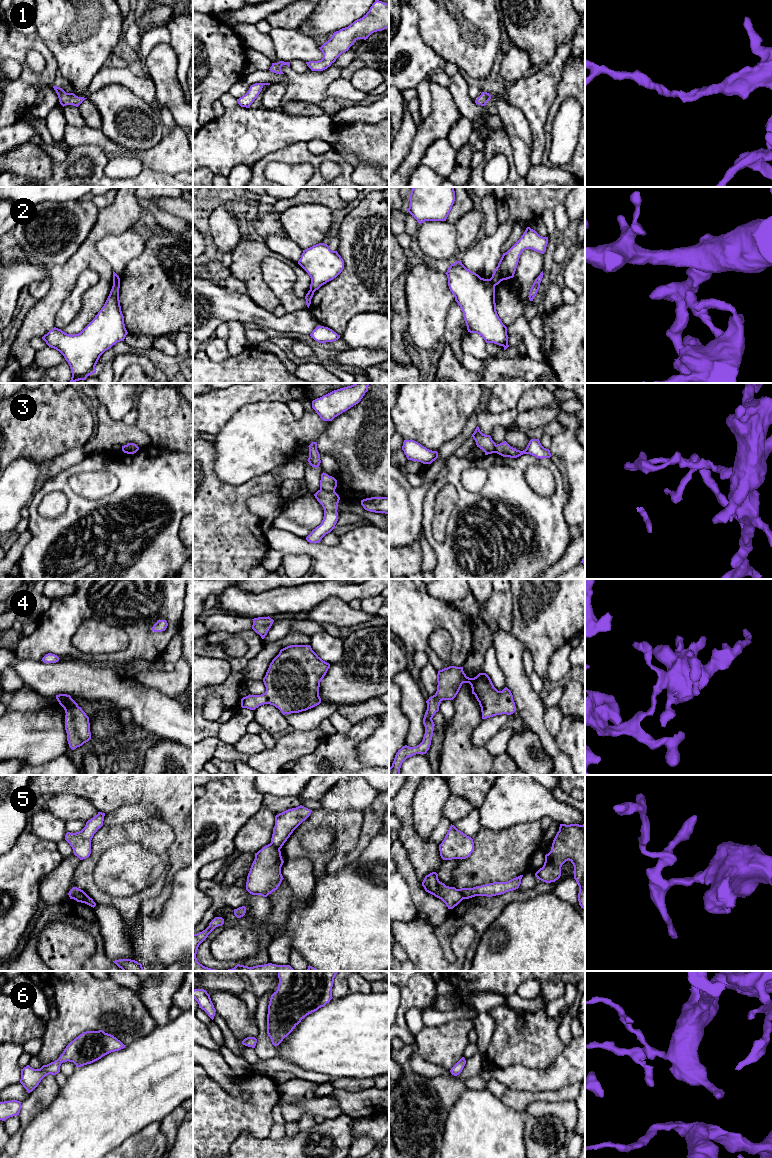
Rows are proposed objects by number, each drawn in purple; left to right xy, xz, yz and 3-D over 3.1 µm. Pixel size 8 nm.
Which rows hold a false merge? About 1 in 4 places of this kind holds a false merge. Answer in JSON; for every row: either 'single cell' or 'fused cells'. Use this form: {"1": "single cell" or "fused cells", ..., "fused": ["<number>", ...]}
{"1": "single cell", "2": "fused cells", "3": "fused cells", "4": "single cell", "5": "fused cells", "6": "single cell", "fused": ["2", "3", "5"]}

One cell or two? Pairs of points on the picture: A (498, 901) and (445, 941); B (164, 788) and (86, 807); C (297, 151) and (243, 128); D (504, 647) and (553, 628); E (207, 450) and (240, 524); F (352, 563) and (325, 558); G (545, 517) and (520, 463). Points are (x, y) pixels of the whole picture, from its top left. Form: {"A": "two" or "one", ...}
{"A": "one", "B": "two", "C": "two", "D": "two", "E": "one", "F": "one", "G": "one"}

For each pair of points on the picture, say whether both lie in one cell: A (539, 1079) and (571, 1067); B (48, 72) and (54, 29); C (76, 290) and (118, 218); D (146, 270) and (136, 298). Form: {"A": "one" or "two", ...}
{"A": "one", "B": "two", "C": "two", "D": "one"}

